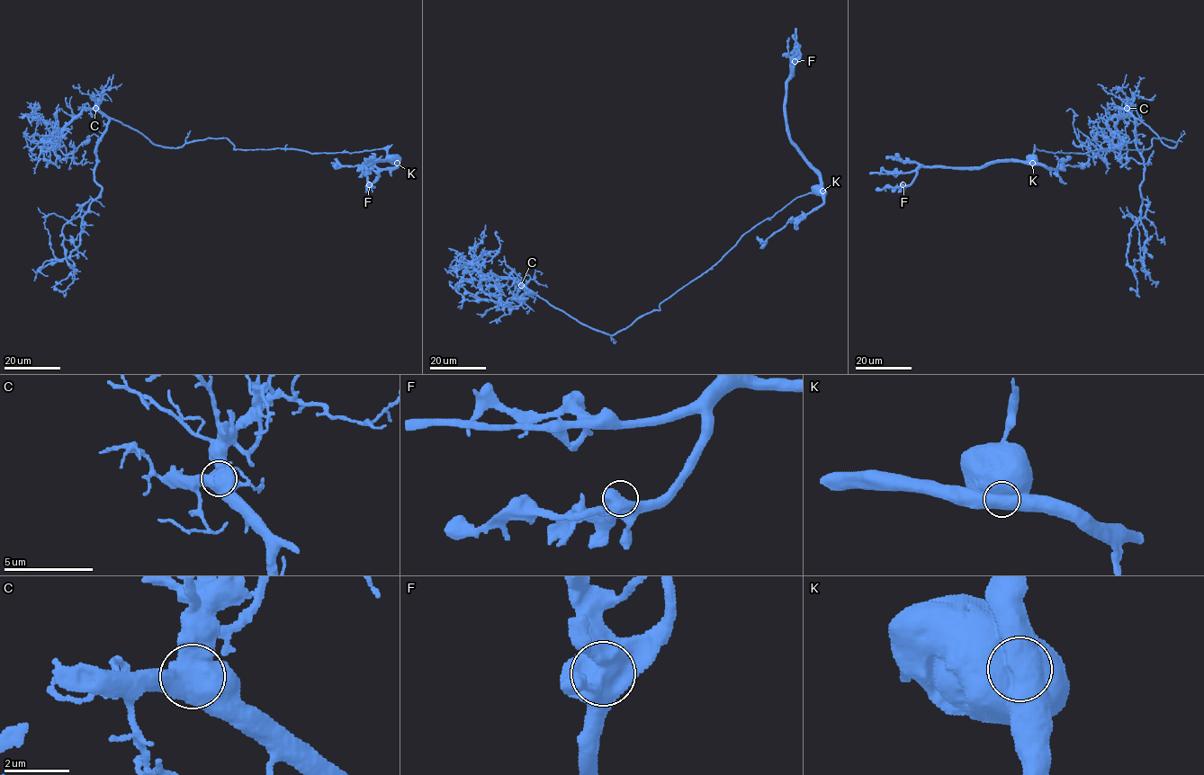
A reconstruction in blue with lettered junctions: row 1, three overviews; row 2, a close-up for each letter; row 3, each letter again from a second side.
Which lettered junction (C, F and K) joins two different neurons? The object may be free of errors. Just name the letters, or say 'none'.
K

